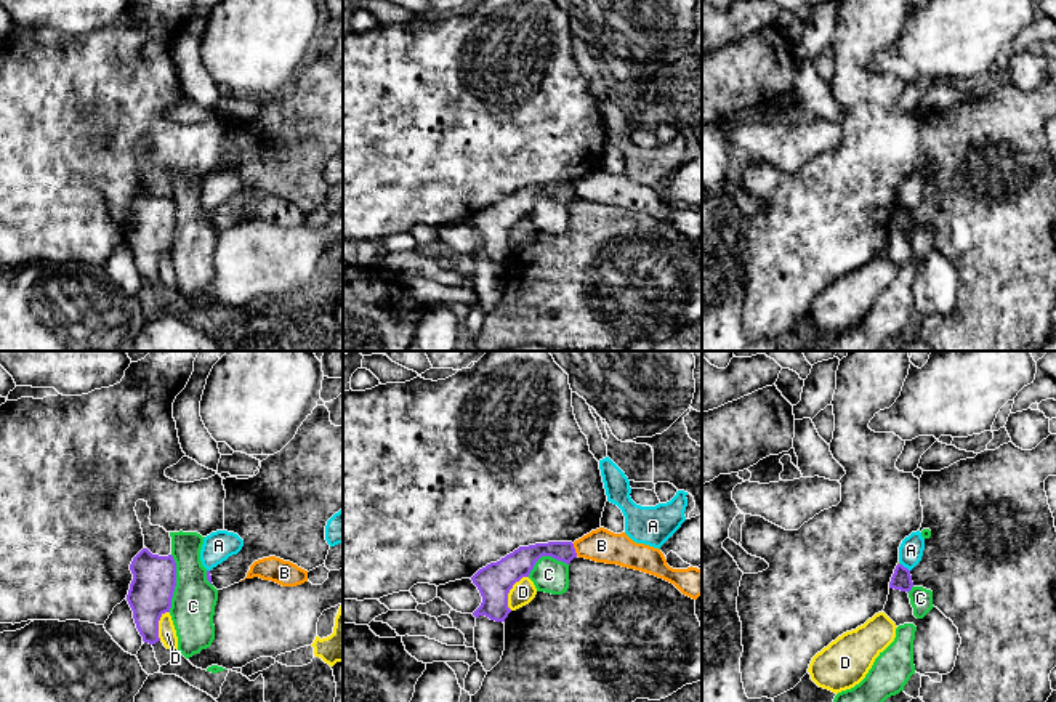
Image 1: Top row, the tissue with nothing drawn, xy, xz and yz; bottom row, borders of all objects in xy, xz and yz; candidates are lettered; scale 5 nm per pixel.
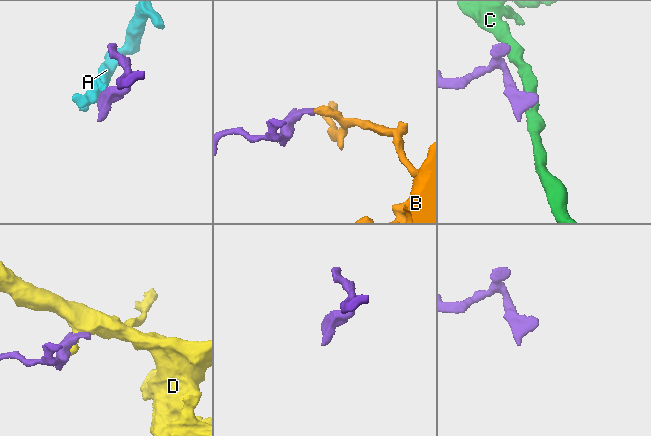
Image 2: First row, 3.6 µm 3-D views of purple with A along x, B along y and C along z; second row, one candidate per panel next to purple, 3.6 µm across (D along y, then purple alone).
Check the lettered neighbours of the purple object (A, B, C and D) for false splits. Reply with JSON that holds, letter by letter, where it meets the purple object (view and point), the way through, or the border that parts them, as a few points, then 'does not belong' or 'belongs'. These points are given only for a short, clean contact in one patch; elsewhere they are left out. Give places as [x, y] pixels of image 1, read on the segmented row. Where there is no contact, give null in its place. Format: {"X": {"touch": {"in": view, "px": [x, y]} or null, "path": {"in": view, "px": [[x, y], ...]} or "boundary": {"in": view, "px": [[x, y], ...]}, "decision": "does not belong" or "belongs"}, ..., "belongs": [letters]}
{"A": {"touch": {"in": "yz", "px": [902, 566]}, "boundary": {"in": "yz", "px": [[899, 563], [909, 571]]}, "decision": "does not belong"}, "B": {"touch": {"in": "xz", "px": [574, 550]}, "boundary": {"in": "xz", "px": [[572, 544], [577, 555]]}, "decision": "does not belong"}, "C": {"touch": {"in": "xy", "px": [175, 584]}, "boundary": {"in": "xy", "px": [[172, 555], [175, 563], [175, 590], [169, 611]]}, "decision": "does not belong"}, "D": {"touch": {"in": "xz", "px": [510, 589]}, "decision": "does not belong"}, "belongs": []}

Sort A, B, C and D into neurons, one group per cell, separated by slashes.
A / B / C / D

